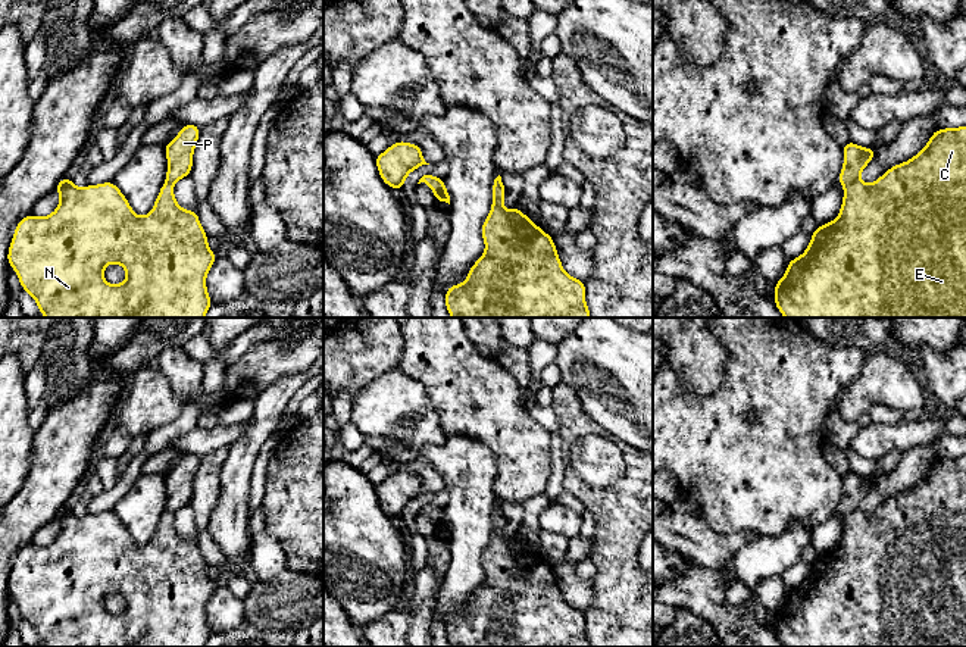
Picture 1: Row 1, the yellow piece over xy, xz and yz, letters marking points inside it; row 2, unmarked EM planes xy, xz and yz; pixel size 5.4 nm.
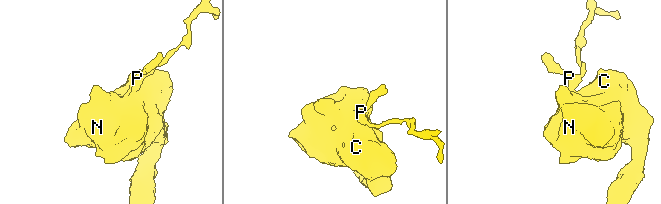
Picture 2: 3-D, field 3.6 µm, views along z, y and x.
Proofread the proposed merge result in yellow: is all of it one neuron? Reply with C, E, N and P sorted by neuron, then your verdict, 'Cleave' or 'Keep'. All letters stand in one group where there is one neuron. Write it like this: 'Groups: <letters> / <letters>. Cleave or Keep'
Groups: C E N / P. Cleave

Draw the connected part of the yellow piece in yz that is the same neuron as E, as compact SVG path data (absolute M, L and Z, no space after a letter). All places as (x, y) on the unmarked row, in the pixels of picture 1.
M966 454L937 459L915 487L890 497L875 512L847 513L837 548L816 557L806 581L790 590L784 607L775 613L773 631L785 647L966 647Z

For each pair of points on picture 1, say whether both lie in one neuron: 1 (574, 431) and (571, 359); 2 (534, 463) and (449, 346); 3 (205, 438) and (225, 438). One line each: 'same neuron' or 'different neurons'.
1: different neurons
2: same neuron
3: same neuron

